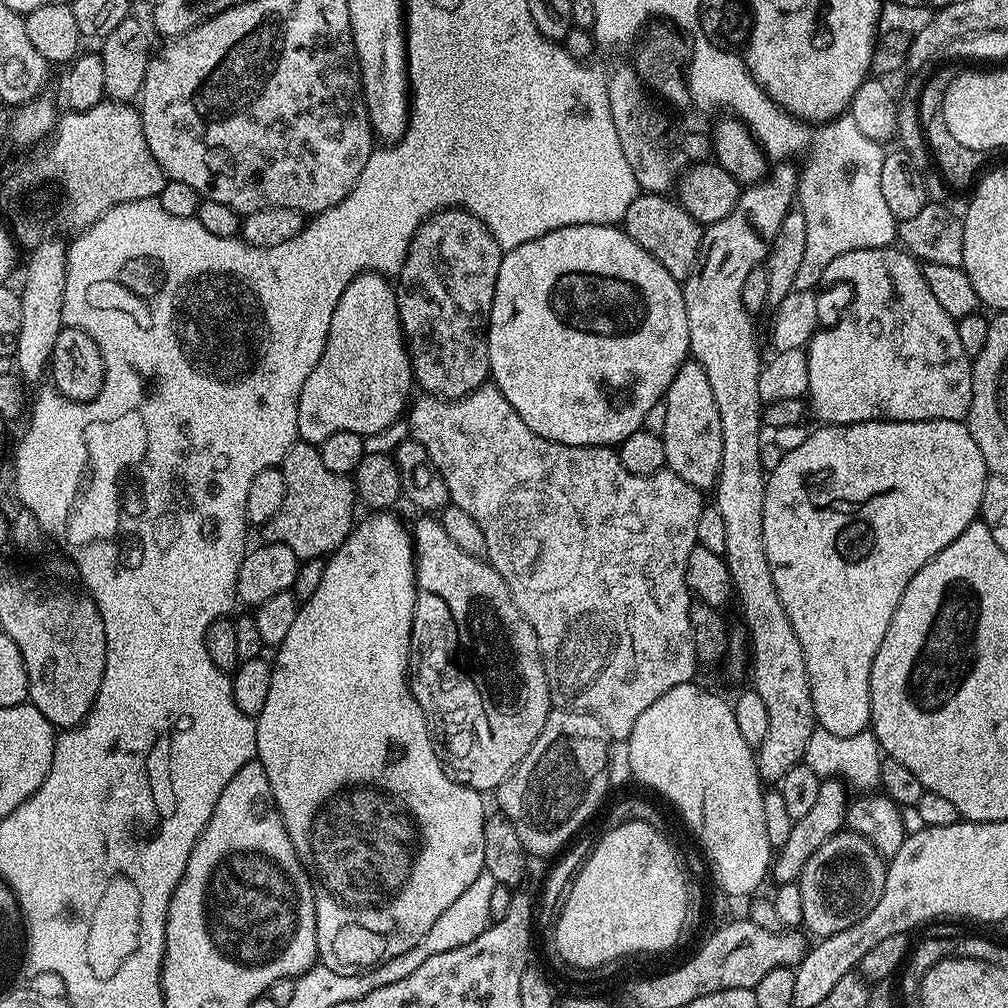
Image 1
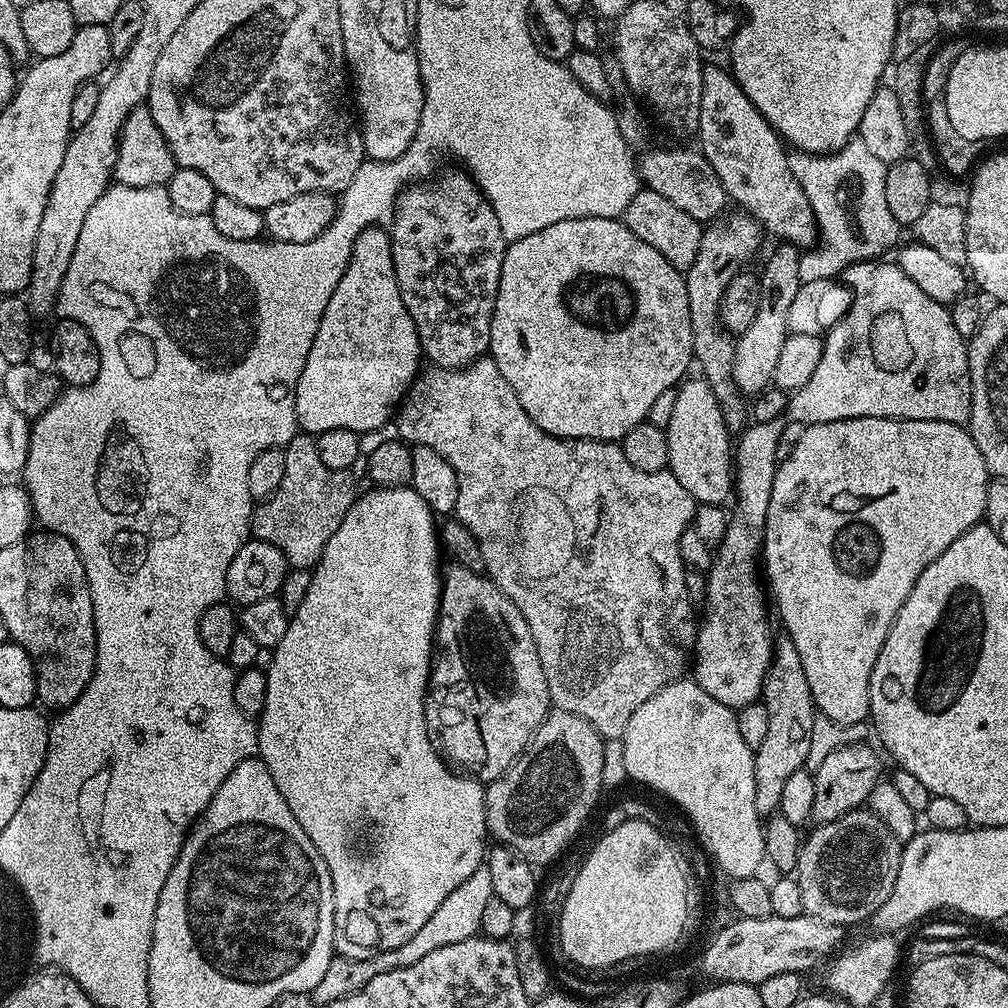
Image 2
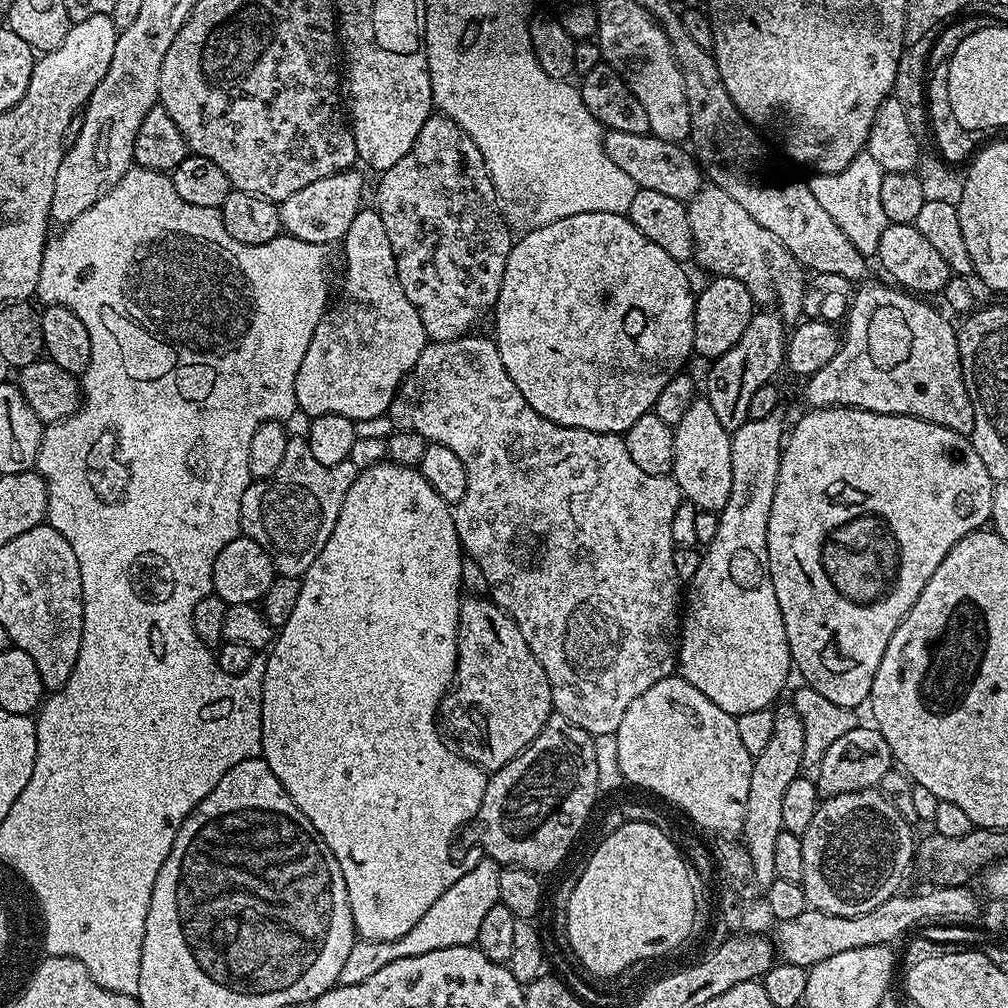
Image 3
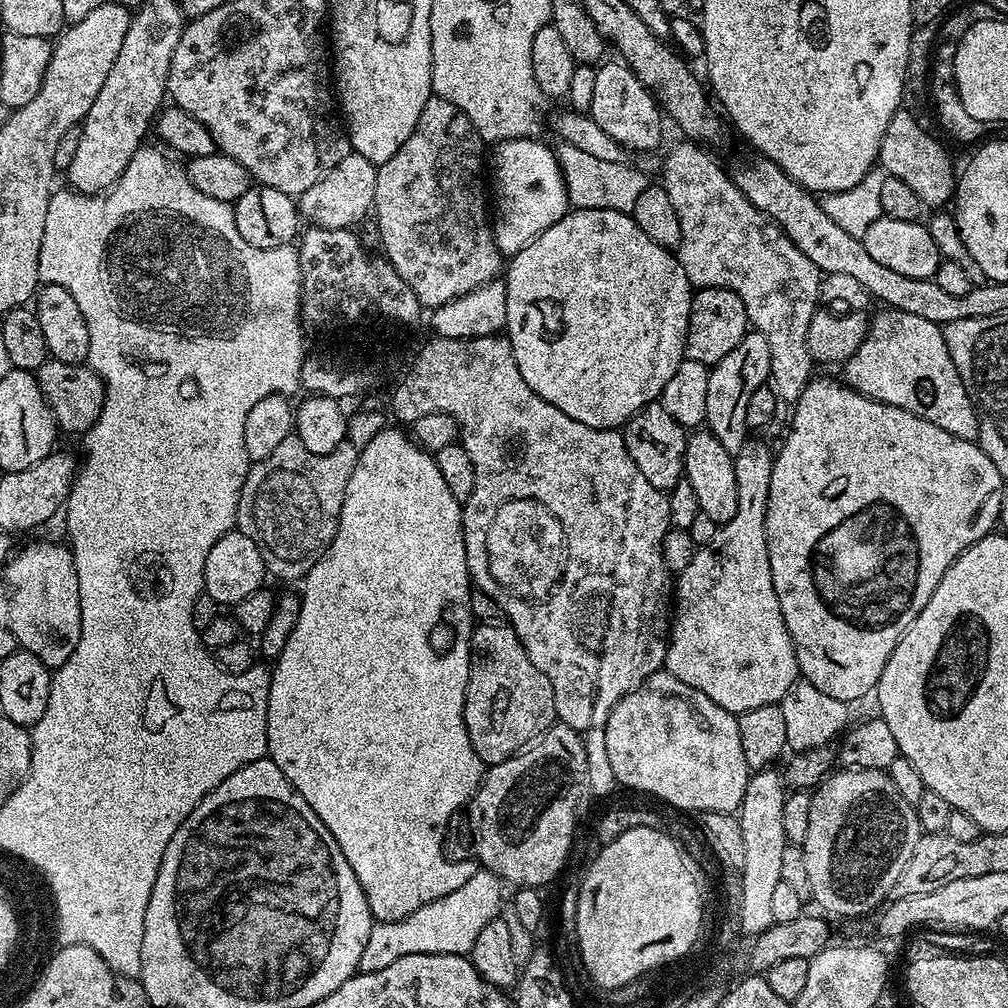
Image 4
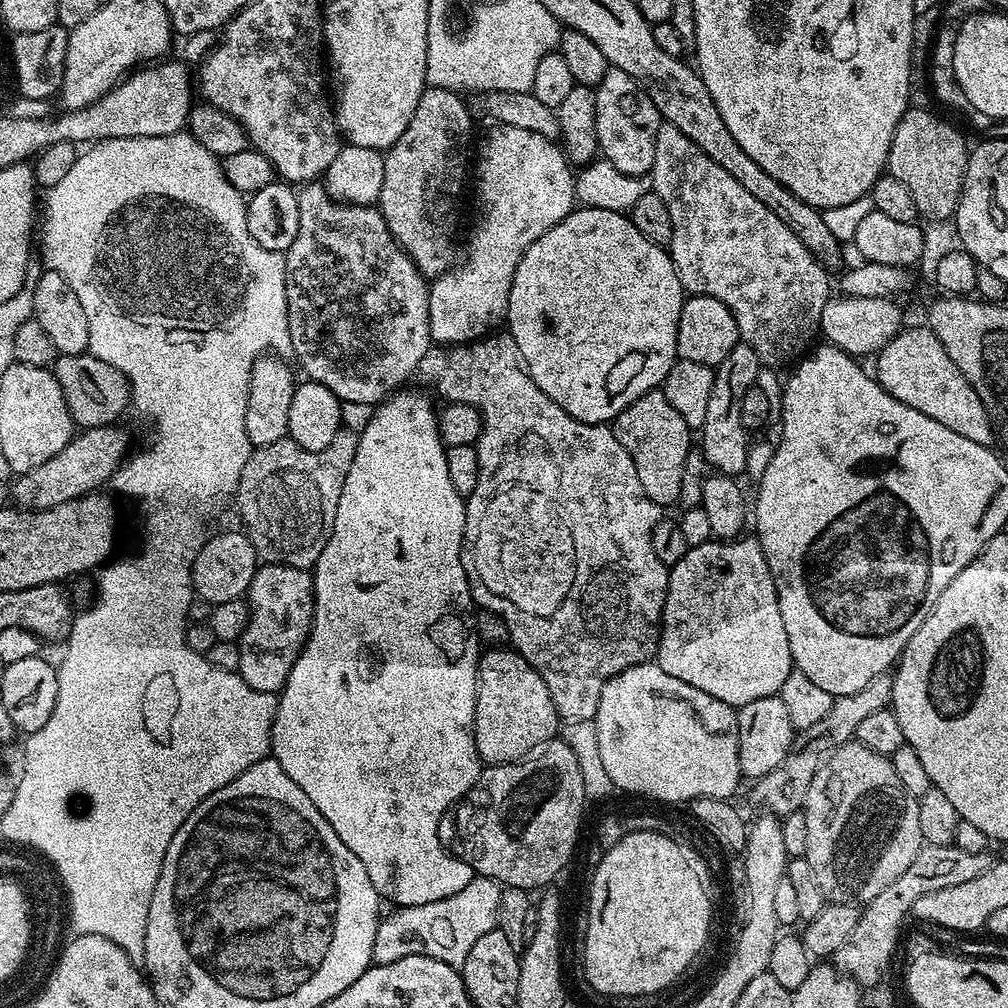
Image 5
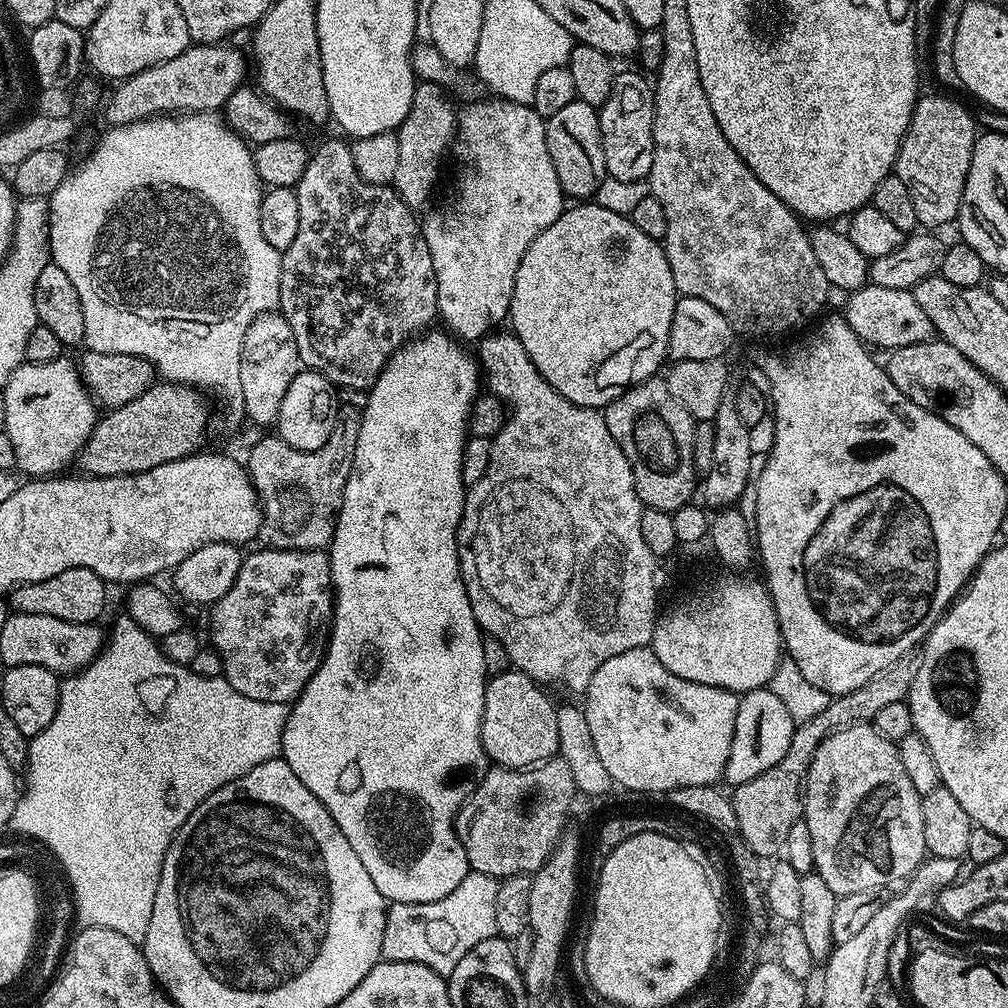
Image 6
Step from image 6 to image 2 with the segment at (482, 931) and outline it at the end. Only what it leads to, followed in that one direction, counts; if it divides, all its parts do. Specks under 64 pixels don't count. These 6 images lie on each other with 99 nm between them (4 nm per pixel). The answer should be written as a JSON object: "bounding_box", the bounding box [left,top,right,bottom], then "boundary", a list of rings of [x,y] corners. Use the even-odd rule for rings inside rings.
{"bounding_box":[310,866,492,1006],"boundary":[[[482,866],[478,870],[474,870],[474,874],[470,874],[470,878],[466,878],[466,882],[462,882],[462,886],[458,886],[458,890],[454,890],[442,901],[442,906],[438,906],[438,910],[434,910],[434,914],[430,914],[430,918],[422,926],[422,930],[418,930],[418,934],[414,934],[414,938],[410,938],[410,942],[402,942],[402,946],[398,946],[394,950],[374,952],[363,958],[353,958],[348,954],[337,955],[330,962],[330,967],[326,969],[322,982],[318,982],[318,986],[310,994],[311,999],[317,1005],[323,1006],[326,1002],[346,998],[350,994],[362,990],[362,986],[366,986],[366,982],[370,982],[370,978],[378,978],[378,974],[386,974],[386,970],[414,966],[414,962],[426,958],[426,954],[430,954],[430,950],[442,950],[442,946],[454,946],[454,942],[468,943],[470,937],[480,932],[482,913],[486,911],[486,902],[490,902],[492,896],[490,870],[487,866]]]}

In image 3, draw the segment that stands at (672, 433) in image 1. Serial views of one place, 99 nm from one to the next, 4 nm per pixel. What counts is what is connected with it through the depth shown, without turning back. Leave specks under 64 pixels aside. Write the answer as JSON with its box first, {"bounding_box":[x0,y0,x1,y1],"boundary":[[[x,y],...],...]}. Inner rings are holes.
{"bounding_box":[670,398,731,514],"boundary":[[[706,398],[693,400],[686,410],[686,414],[682,414],[682,422],[674,425],[674,458],[672,459],[670,475],[680,488],[681,497],[701,512],[715,512],[718,514],[726,506],[726,502],[730,502],[731,441],[730,433],[724,429],[722,422],[718,422],[718,418],[714,414],[714,406],[710,406],[710,402]]]}

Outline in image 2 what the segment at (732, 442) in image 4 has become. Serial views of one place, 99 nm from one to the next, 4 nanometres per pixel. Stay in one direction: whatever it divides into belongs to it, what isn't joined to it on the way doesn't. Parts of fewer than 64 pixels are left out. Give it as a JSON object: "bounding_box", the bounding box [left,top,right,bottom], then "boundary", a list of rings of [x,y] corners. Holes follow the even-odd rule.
{"bounding_box":[732,242,802,394],"boundary":[[[783,242],[775,245],[777,248],[768,256],[764,269],[758,272],[760,278],[760,297],[758,298],[758,314],[754,314],[754,322],[745,332],[739,333],[736,340],[736,353],[732,363],[732,380],[737,392],[755,394],[772,384],[774,366],[778,366],[778,354],[782,354],[782,345],[790,335],[788,319],[790,305],[794,302],[794,294],[800,289],[798,278],[798,262],[802,252],[794,244]]]}

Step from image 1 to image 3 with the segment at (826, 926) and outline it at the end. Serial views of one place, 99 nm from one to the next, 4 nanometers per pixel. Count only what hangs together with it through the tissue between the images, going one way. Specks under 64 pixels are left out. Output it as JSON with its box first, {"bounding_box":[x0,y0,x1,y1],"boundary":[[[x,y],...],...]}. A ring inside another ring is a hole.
{"bounding_box":[800,788,914,916],"boundary":[[[867,788],[850,794],[838,794],[837,796],[821,799],[820,808],[814,810],[814,818],[810,821],[810,826],[804,831],[804,835],[800,837],[802,842],[802,883],[809,905],[818,912],[834,914],[835,916],[853,916],[854,914],[867,914],[870,910],[874,910],[874,906],[882,906],[882,902],[886,902],[891,896],[897,895],[901,891],[900,883],[903,882],[908,867],[911,869],[914,864],[912,827],[913,825],[909,820],[902,818],[902,814],[898,814],[898,810],[894,810],[891,802],[876,788]]]}

